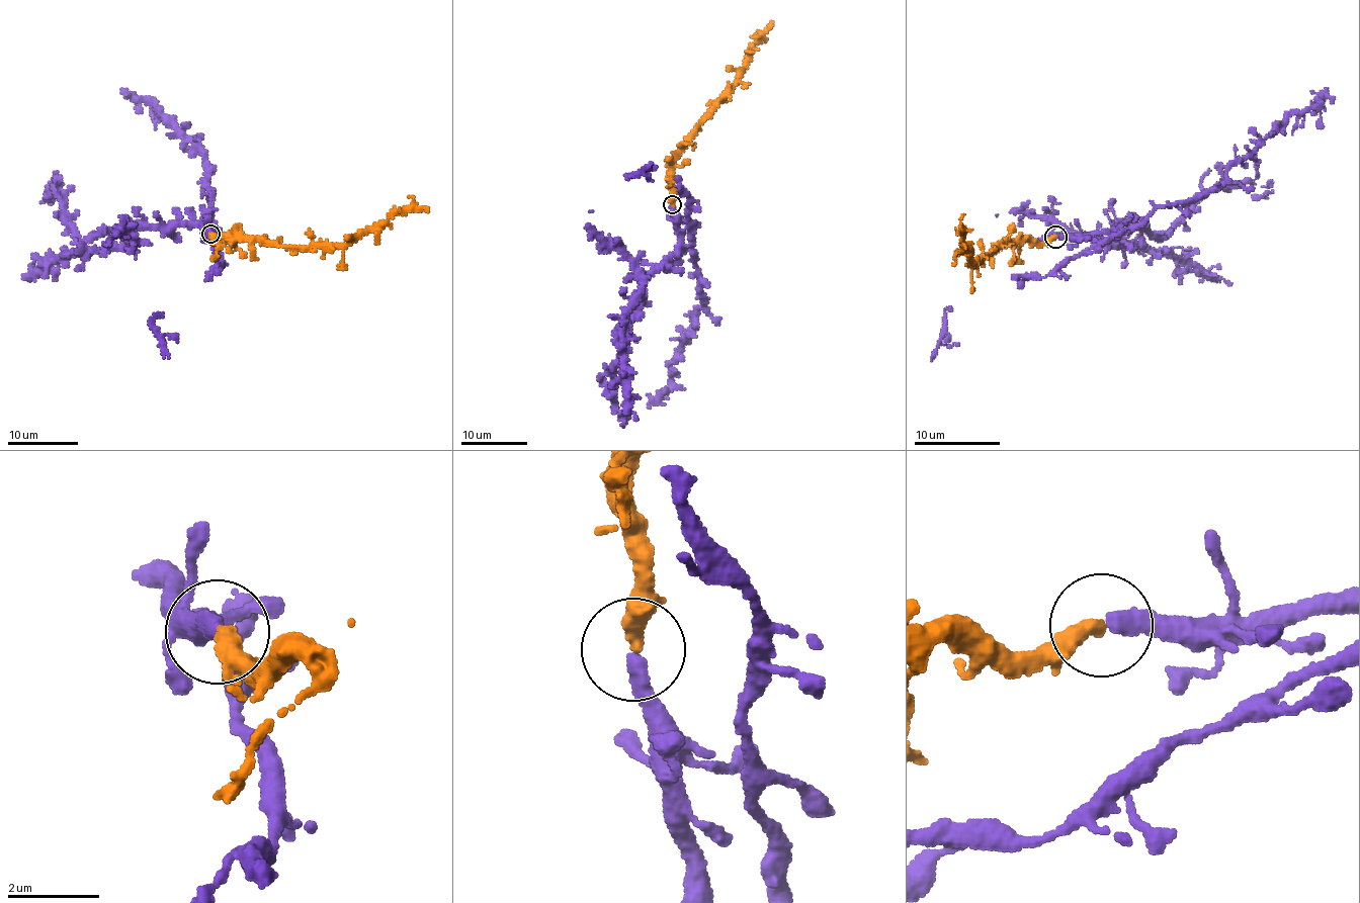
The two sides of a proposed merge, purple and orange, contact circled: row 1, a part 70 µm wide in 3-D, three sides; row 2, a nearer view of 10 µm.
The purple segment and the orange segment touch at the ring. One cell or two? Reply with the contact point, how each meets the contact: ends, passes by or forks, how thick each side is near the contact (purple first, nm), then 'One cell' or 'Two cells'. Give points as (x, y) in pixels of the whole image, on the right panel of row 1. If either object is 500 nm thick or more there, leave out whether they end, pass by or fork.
Place: (1055, 237). At the ring purple ends. At the ring orange ends. Thickness 380 nm (purple) against 400 nm. One cell

